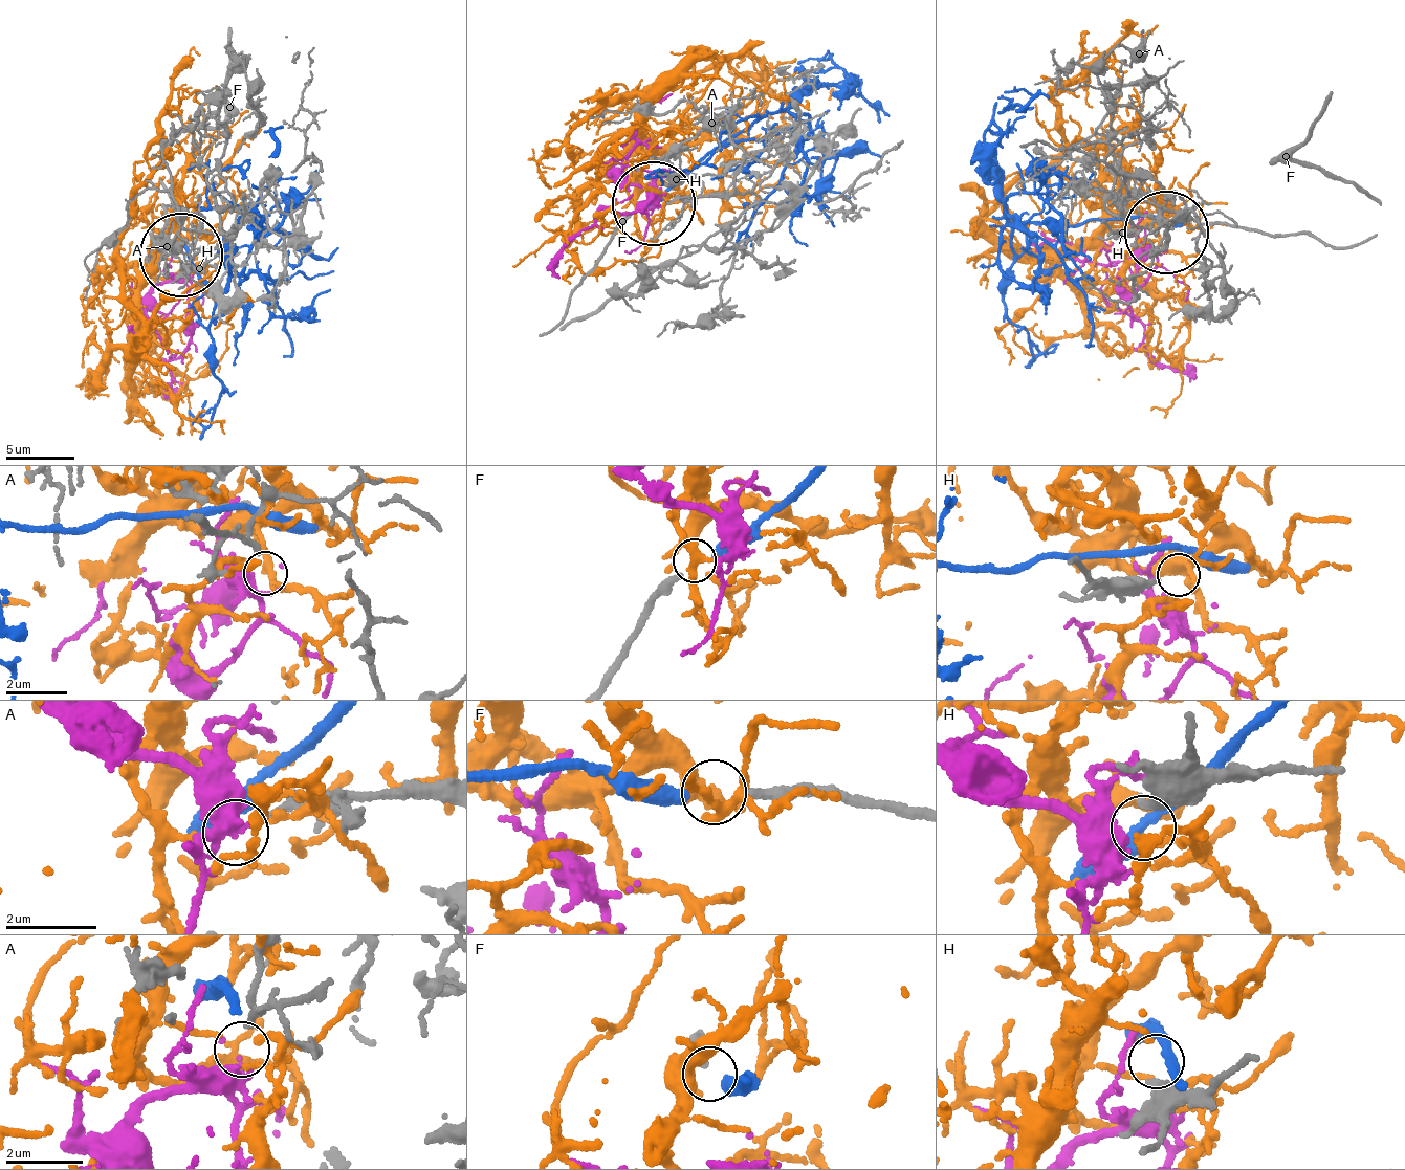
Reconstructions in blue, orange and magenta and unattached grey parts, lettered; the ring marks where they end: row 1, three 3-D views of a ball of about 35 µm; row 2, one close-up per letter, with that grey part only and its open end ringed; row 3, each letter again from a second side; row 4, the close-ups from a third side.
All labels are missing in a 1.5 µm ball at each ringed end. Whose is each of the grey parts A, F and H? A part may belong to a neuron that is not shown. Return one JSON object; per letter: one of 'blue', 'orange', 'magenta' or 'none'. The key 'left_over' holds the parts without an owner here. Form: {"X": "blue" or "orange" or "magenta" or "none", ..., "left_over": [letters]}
{"A": "magenta", "F": "blue", "H": "none", "left_over": ["H"]}

